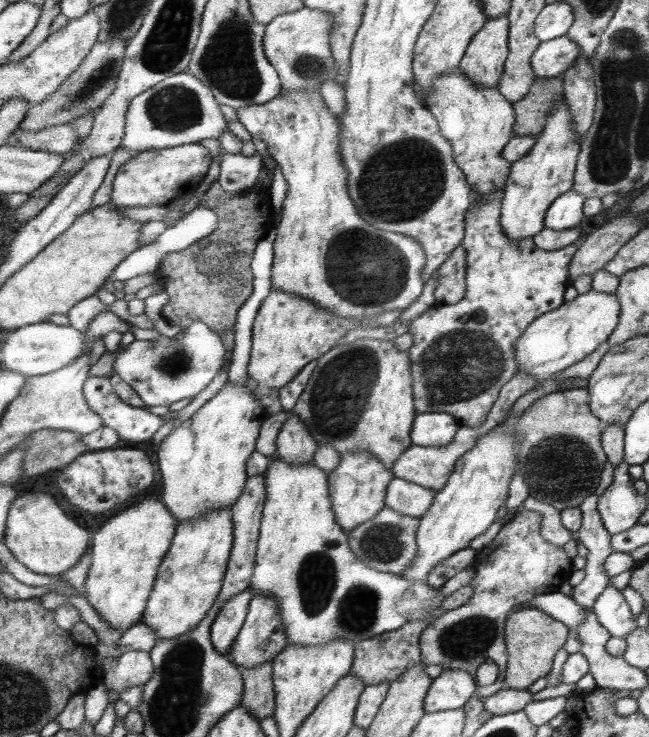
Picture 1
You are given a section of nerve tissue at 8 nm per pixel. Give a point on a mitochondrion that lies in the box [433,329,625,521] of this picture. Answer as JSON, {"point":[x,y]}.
{"point":[562,468]}

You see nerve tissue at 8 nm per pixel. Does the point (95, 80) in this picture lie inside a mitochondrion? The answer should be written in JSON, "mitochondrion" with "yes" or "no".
{"mitochondrion":"yes"}

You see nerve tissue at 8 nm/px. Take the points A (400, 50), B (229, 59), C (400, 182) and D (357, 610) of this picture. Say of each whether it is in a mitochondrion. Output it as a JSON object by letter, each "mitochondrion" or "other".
{"A":"other","B":"mitochondrion","C":"mitochondrion","D":"mitochondrion"}

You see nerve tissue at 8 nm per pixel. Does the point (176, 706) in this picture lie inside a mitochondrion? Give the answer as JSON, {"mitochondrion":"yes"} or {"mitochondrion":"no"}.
{"mitochondrion":"yes"}

